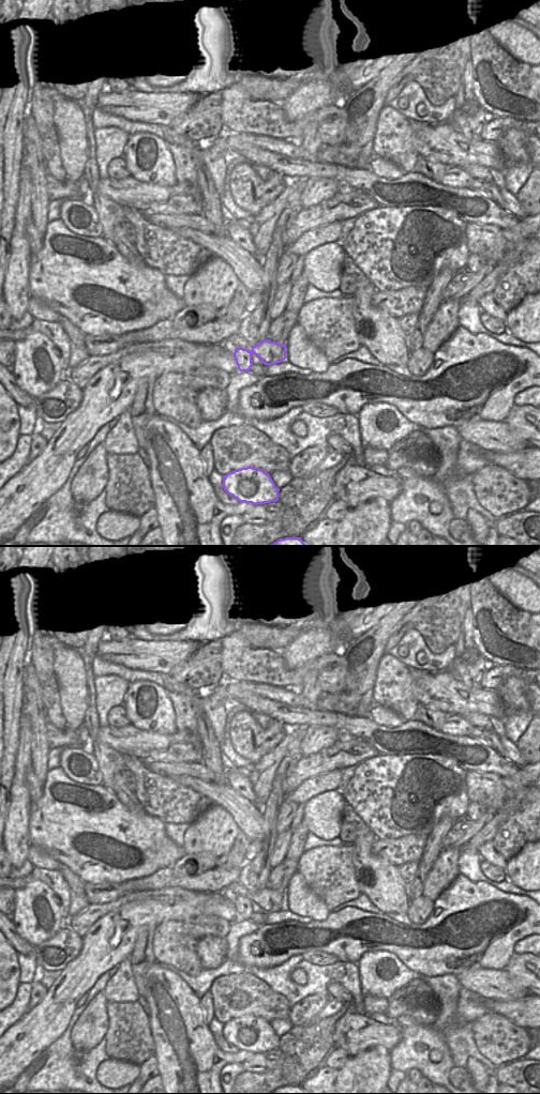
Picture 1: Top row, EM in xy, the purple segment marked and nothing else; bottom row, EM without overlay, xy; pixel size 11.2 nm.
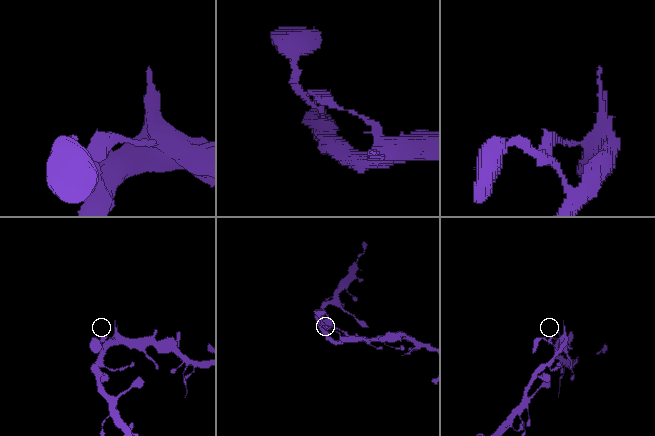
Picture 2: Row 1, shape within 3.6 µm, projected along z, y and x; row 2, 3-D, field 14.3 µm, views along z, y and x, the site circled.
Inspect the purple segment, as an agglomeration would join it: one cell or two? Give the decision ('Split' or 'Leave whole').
Leave whole.

